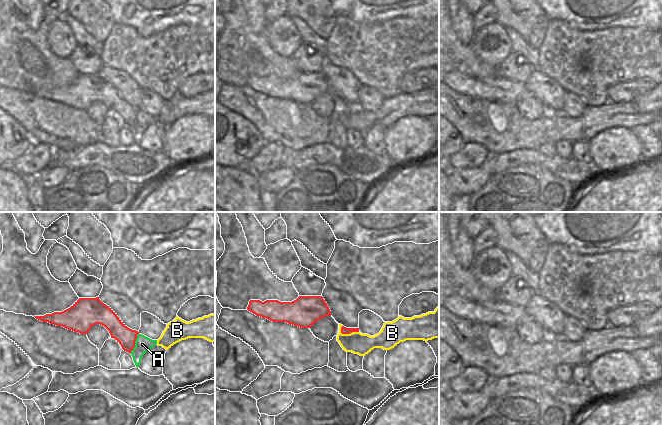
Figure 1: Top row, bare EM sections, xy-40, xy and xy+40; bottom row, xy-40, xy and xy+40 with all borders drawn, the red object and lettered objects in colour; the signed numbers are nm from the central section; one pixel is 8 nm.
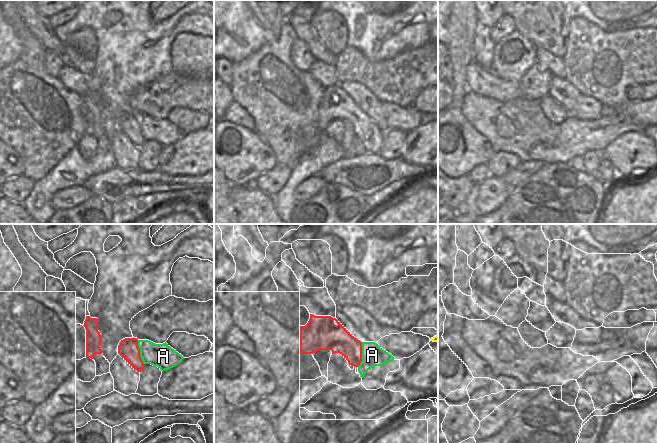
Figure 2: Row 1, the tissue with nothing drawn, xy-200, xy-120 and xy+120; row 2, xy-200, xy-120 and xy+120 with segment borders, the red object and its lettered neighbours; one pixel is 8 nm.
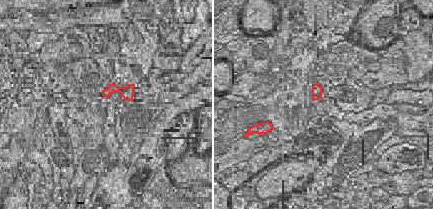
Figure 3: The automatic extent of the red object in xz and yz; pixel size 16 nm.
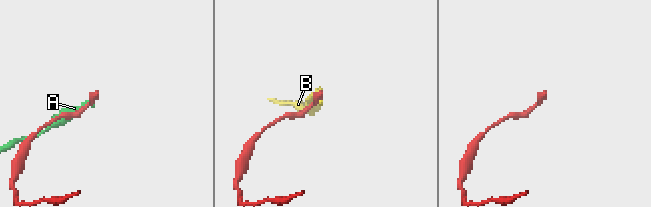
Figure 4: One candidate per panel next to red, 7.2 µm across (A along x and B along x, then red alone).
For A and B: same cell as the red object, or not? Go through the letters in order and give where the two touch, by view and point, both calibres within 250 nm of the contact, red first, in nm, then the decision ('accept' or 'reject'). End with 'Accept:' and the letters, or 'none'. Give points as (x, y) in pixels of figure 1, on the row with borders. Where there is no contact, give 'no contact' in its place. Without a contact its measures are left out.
A: meets red in xy-40 at (134, 343); 150 nm thick on the red side, 130 nm on the other; reject
B: meets red in xy at (347, 333); 60 nm thick on the red side, 170 nm on the other; reject
Accept: none

